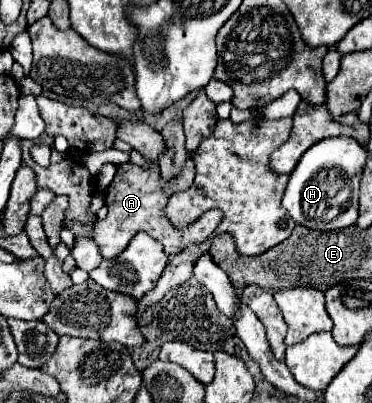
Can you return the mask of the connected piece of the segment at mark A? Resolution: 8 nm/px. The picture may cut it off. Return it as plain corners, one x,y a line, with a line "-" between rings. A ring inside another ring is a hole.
188,159
186,165
182,167
182,173
178,177
172,177
170,181
162,179
156,161
148,161
148,169
134,165
134,163
120,165
114,181
110,183
110,187
106,191
108,215
106,215
106,219
98,219
96,229
94,229
94,237
92,237
96,241
102,257
112,259
112,257
120,255
138,231
144,231
152,239
160,241
164,245
164,253
168,257
174,257
176,253
180,253
182,249
186,249
192,243
202,243
222,221
220,209
208,211
198,221
184,225
184,227
170,225
170,221
166,221
166,215
164,215
164,209
166,209
170,195
176,193
176,191
184,191
186,187
192,185
192,181
194,181
194,161
192,159

